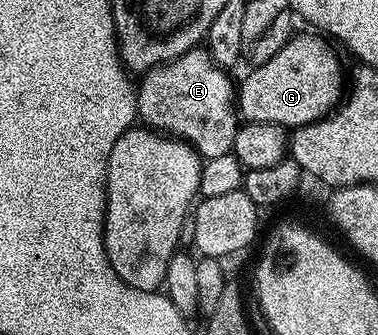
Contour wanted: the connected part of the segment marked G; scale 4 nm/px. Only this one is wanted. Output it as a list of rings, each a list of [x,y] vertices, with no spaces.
[[[293,37],[291,40],[287,41],[283,48],[277,52],[276,55],[270,60],[266,60],[265,63],[260,65],[253,65],[251,67],[252,71],[249,72],[248,75],[245,76],[241,82],[238,82],[238,93],[235,95],[234,102],[238,107],[238,114],[244,122],[274,122],[277,126],[282,126],[285,128],[295,128],[298,126],[305,126],[310,122],[316,122],[317,119],[325,117],[332,113],[333,110],[337,109],[339,98],[341,99],[342,90],[340,94],[340,64],[336,60],[332,50],[330,47],[326,46],[320,39],[318,38],[297,38]]]

